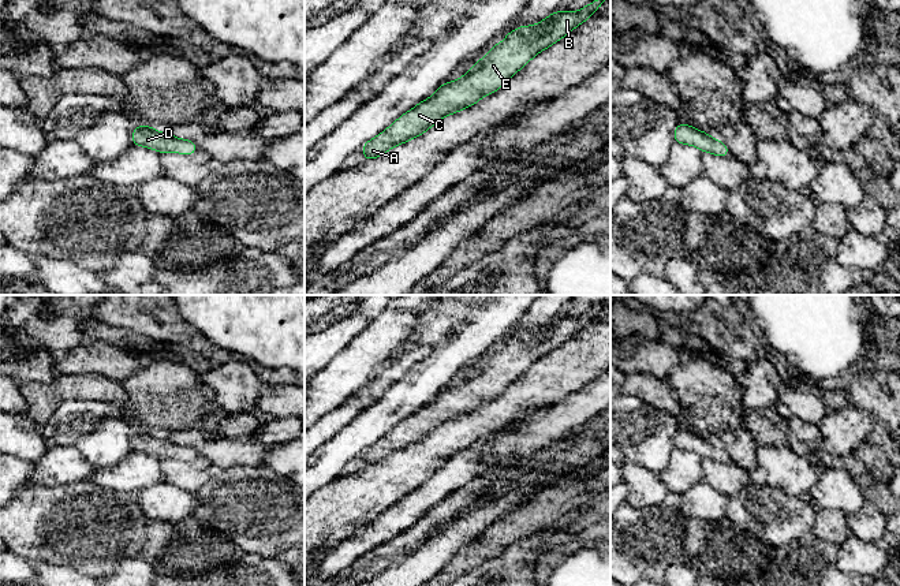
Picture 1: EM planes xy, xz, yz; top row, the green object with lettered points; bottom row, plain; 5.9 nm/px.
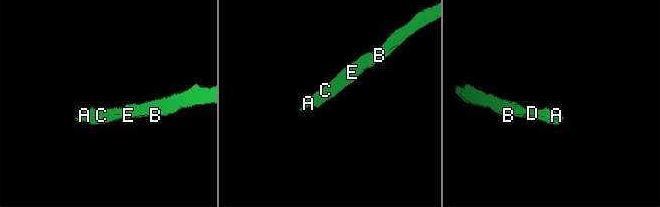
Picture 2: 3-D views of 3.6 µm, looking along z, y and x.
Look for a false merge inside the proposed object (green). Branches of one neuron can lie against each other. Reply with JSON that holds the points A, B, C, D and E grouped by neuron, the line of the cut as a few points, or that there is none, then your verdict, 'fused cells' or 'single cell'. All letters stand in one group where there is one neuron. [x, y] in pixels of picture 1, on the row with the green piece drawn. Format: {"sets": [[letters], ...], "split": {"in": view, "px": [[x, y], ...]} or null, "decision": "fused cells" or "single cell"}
{"sets": [["A", "B", "C", "D", "E"]], "split": null, "decision": "single cell"}

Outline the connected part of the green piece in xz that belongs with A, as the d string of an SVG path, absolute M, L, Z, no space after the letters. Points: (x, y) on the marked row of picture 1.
M594 0L576 12L554 11L533 26L519 26L504 41L490 48L460 79L441 83L436 93L403 113L385 131L367 141L361 150L365 161L385 154L392 148L422 135L447 115L477 104L497 92L535 55L560 41L598 11L605 0Z

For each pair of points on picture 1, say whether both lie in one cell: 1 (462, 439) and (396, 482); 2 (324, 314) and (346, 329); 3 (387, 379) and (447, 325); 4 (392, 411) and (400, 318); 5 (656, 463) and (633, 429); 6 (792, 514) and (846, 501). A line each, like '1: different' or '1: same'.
1: same
2: different
3: different
4: different
5: same
6: different

